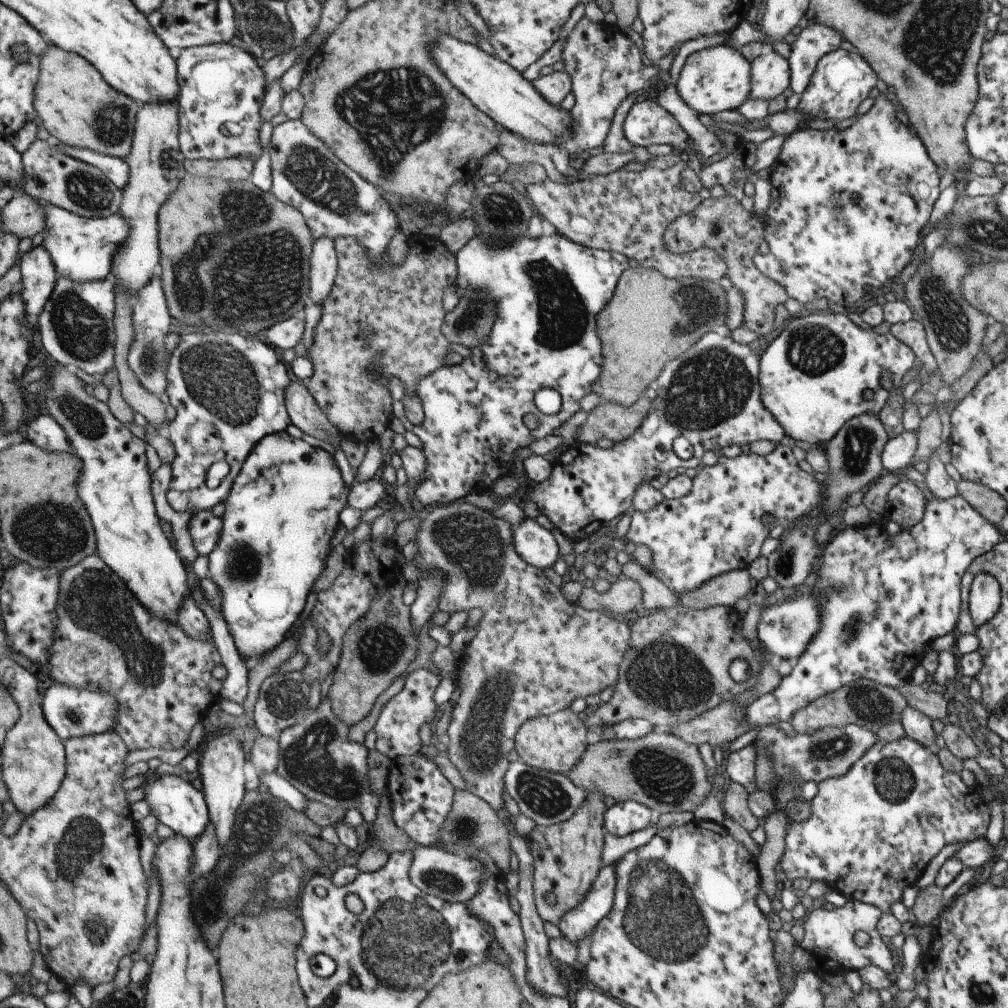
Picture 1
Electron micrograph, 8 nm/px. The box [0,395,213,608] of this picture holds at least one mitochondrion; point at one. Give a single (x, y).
(46, 532)

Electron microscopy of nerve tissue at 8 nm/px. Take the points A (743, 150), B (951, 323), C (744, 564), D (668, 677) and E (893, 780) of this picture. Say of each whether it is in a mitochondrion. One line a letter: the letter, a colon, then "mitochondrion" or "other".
A: other
B: mitochondrion
C: other
D: mitochondrion
E: mitochondrion

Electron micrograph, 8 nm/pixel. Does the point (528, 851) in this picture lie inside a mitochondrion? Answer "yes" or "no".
no

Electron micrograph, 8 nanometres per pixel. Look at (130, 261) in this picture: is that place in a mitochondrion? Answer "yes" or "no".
no

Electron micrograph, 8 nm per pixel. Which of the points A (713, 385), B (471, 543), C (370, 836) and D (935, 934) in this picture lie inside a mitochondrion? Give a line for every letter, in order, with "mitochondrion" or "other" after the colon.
A: mitochondrion
B: mitochondrion
C: other
D: other

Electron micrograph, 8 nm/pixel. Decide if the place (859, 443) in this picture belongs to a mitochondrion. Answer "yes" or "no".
yes

